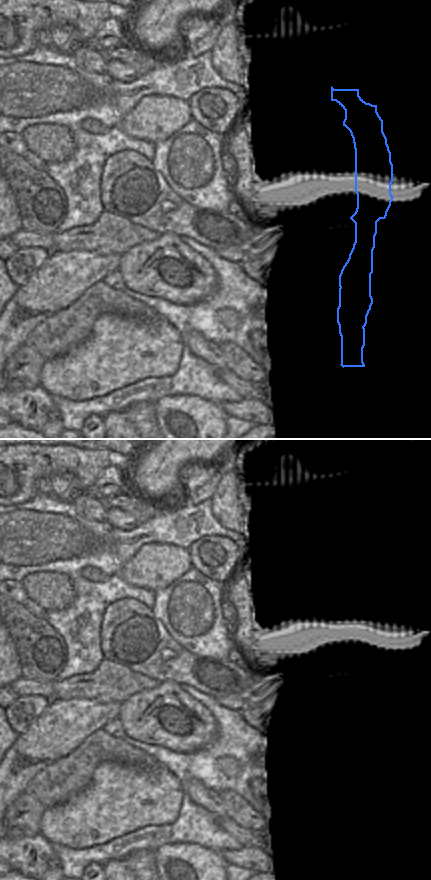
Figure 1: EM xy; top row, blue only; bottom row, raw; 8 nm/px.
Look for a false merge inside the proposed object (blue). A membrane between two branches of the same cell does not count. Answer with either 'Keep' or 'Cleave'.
Cleave

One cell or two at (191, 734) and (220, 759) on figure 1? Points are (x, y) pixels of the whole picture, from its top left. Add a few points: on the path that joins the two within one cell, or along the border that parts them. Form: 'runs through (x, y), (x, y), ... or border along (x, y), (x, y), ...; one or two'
border along (217, 726), (217, 736), (209, 744), (183, 753); two

